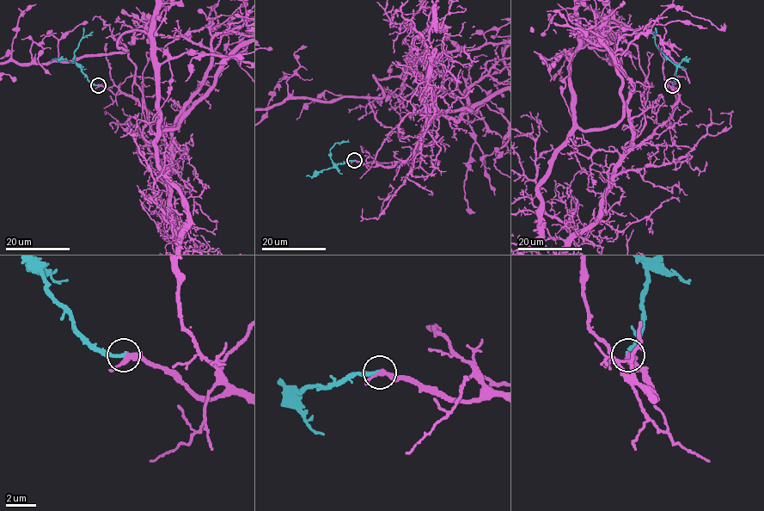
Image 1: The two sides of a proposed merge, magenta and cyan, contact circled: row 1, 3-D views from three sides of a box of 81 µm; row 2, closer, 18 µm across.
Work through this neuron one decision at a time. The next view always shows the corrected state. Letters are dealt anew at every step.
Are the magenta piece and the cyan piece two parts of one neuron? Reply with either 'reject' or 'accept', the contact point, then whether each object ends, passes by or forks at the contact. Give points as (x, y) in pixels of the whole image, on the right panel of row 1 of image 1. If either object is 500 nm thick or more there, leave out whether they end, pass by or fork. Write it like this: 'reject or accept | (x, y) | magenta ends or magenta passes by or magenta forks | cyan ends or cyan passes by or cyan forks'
accept | (672, 85) | magenta passes by | cyan ends

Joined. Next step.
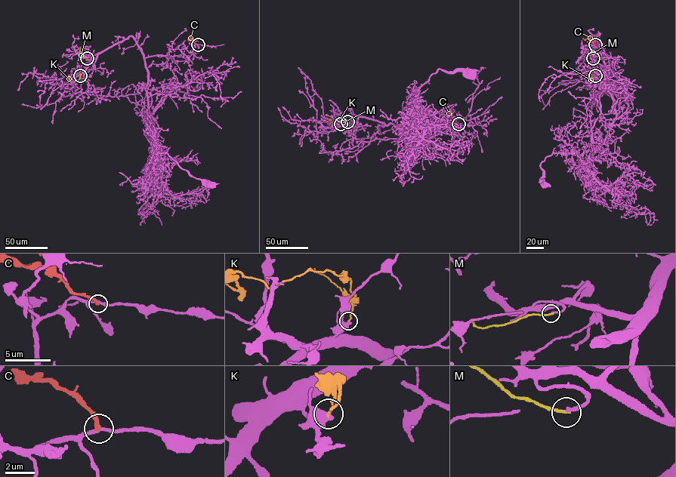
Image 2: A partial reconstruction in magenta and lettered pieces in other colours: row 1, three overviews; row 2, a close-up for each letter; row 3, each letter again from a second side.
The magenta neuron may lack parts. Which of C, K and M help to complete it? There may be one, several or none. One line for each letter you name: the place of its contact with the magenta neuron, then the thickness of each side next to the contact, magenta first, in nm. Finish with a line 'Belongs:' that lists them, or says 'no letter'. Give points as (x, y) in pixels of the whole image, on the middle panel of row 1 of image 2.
Belongs: no letter

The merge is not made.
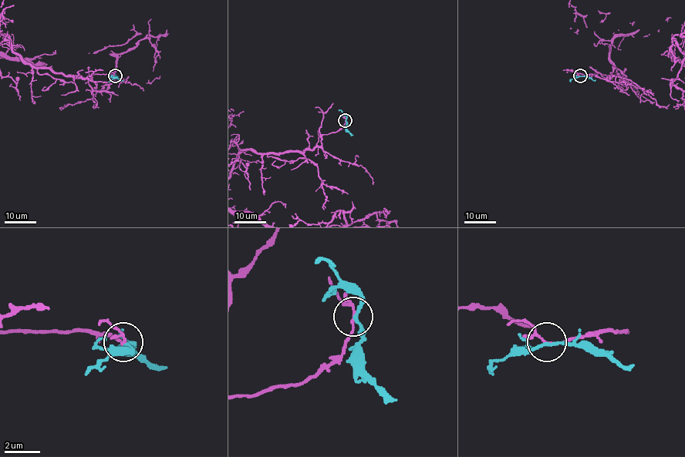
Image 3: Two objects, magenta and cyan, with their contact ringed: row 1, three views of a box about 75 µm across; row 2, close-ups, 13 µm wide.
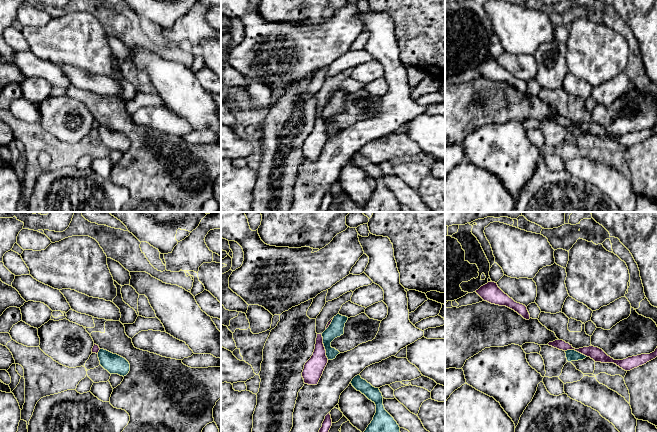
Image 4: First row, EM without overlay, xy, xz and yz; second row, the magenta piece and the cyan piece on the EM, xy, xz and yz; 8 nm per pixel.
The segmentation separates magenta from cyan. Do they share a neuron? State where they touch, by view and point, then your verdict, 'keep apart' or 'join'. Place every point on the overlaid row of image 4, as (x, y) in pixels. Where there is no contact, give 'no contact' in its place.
xz (324, 347) | keep apart

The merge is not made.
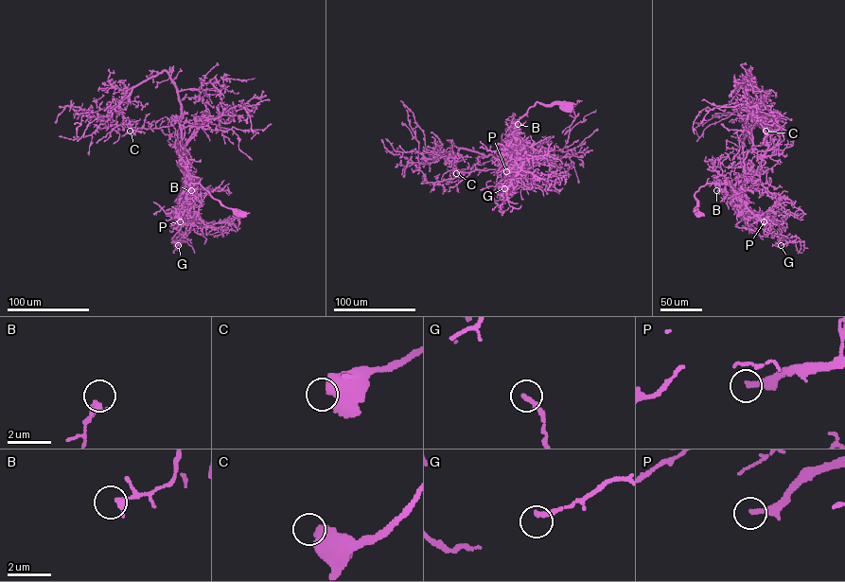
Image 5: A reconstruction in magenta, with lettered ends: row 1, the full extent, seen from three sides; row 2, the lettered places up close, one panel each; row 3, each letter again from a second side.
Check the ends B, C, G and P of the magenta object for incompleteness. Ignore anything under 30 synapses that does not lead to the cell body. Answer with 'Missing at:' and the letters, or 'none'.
Missing at: P

